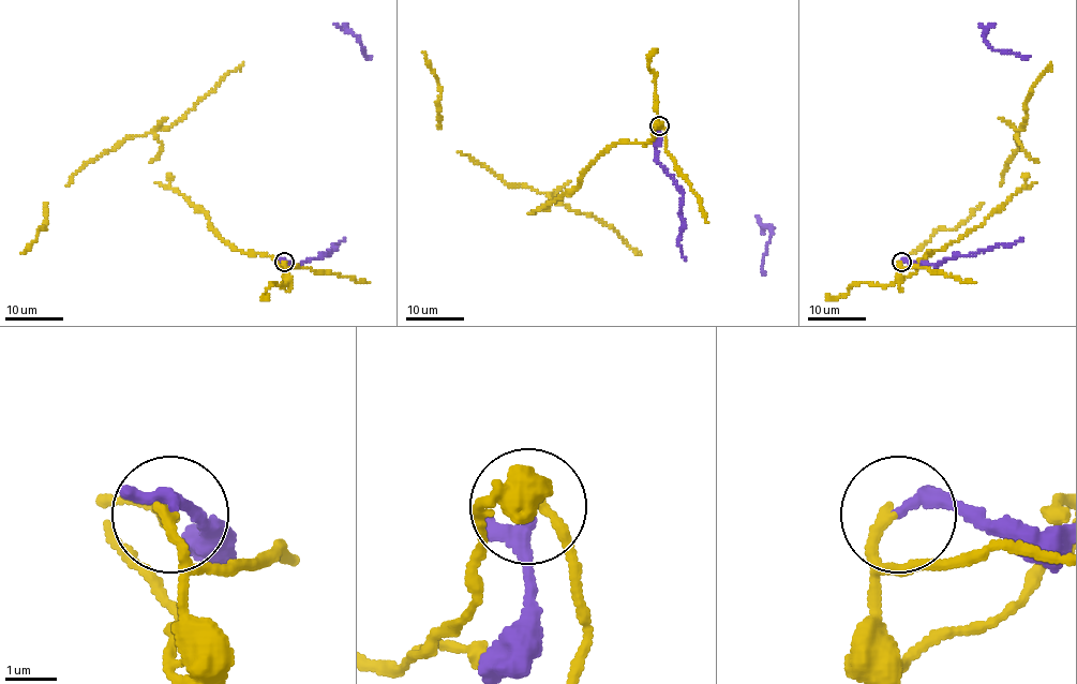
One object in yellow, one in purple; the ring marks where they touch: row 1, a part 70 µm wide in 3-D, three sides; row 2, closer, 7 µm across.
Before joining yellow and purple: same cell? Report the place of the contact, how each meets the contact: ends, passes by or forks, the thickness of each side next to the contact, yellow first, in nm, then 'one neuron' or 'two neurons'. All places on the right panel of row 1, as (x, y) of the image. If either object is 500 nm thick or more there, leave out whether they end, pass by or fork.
(901, 262) | yellow ends | purple passes by | 200/170 nm | two neurons

